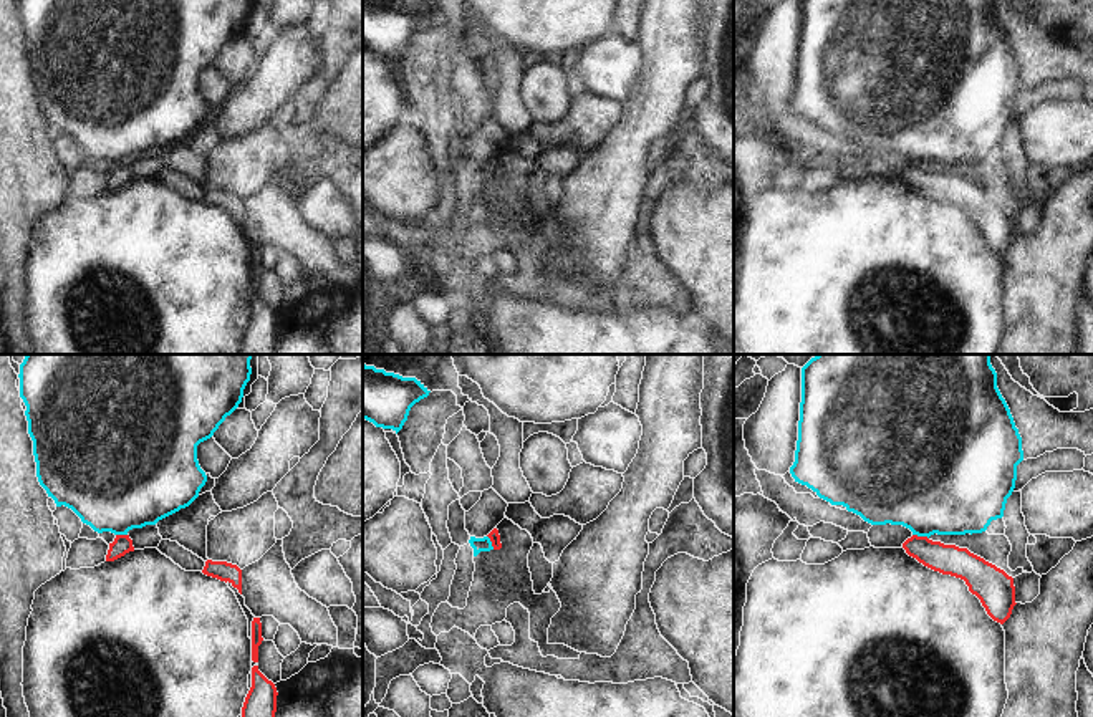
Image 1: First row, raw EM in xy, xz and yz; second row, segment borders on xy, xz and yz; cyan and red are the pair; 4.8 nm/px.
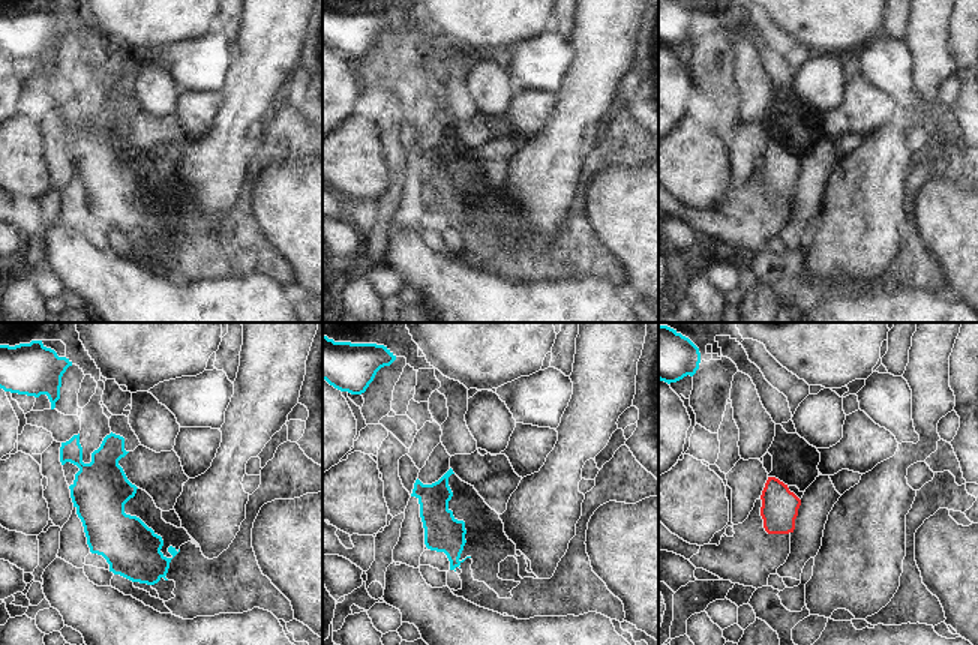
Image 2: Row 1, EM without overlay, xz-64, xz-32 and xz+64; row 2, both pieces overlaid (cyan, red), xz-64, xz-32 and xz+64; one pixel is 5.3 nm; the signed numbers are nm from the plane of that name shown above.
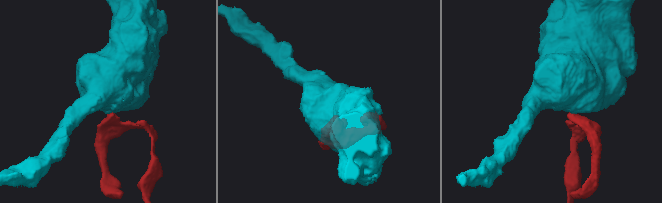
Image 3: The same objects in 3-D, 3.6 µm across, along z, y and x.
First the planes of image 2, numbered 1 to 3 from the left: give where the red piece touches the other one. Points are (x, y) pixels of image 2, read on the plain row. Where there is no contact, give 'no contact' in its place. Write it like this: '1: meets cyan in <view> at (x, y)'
1: no contact
2: no contact
3: no contact

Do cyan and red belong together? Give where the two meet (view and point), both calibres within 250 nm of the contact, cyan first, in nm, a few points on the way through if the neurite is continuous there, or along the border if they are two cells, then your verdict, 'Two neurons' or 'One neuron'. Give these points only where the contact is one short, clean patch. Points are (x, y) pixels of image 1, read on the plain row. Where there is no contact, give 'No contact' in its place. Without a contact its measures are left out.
Touches cyan at yz (921, 164). Thickness 460 nm (cyan) against 140 nm. Boundary: yz (913, 163), (928, 168). Two neurons.

